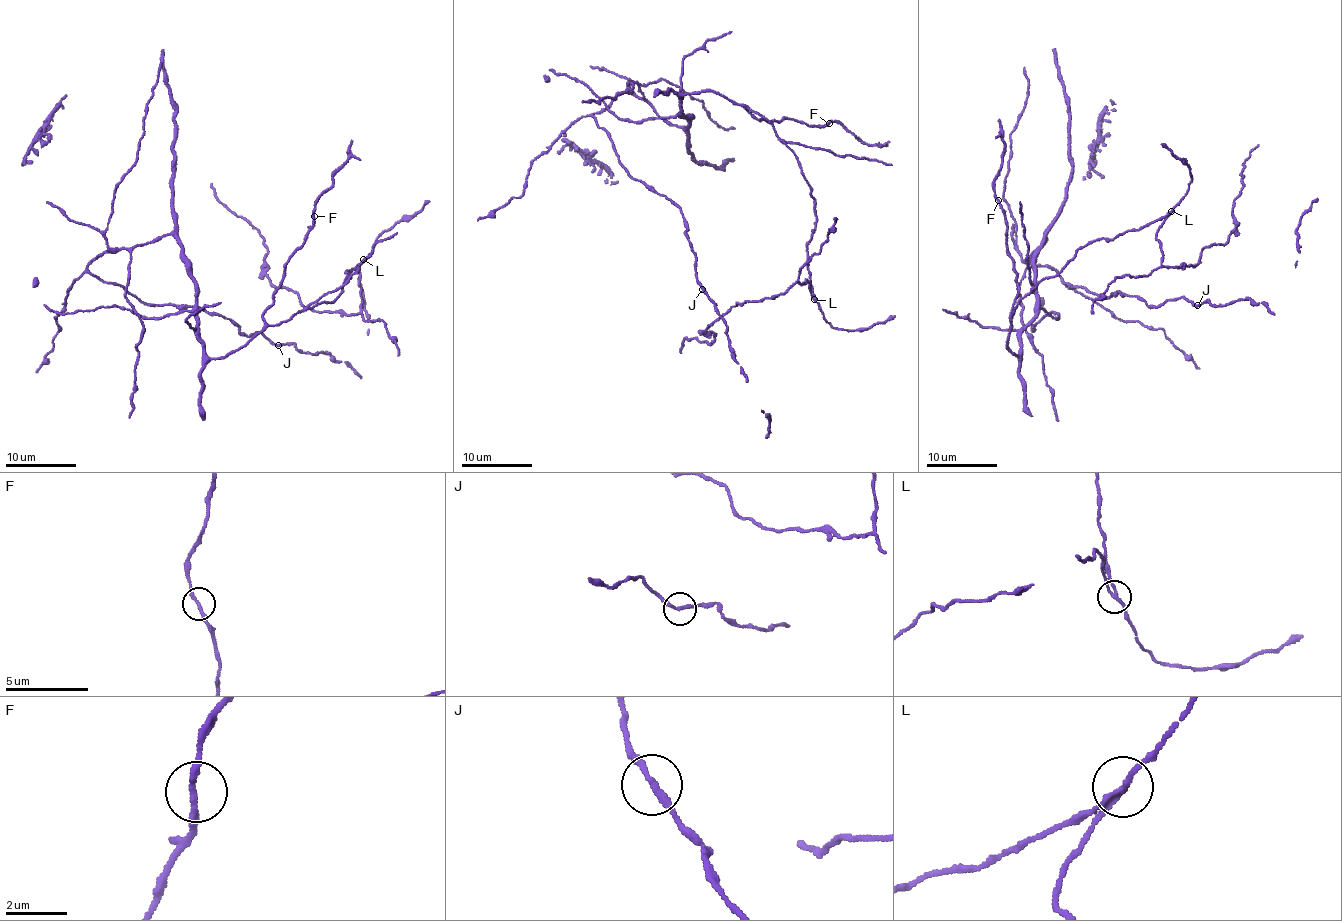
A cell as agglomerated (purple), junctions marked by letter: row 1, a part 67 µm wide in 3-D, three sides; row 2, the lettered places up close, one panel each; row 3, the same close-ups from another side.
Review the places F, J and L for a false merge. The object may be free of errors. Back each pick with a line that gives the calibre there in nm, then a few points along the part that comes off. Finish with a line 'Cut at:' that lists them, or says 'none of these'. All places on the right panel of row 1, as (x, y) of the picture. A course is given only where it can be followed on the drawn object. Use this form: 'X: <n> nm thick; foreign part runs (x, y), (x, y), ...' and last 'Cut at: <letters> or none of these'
L: 200 nm thick; foreign part runs (1172, 210), (1157, 234), (1162, 263), (1195, 267), (1204, 249), (1224, 244), (1235, 227), (1244, 161), (1258, 144)
Cut at: L

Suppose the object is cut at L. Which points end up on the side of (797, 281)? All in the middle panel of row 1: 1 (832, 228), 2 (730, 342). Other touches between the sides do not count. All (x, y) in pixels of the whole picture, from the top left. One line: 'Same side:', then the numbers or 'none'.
Same side: 1

